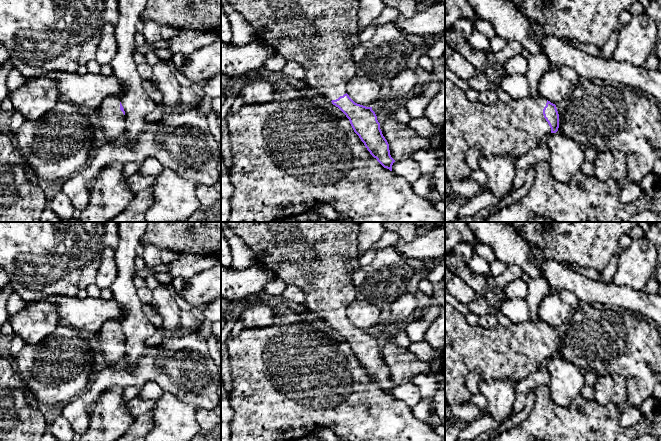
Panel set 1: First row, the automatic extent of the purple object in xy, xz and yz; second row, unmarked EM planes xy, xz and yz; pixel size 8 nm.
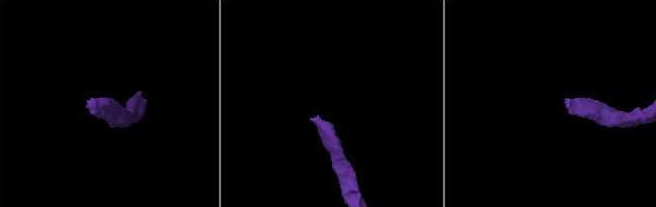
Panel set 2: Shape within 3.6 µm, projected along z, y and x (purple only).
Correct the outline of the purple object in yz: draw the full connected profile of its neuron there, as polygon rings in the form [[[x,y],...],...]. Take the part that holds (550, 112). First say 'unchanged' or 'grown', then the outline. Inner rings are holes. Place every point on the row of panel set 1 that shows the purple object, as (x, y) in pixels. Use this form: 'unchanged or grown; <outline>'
grown; [[[445,78],[445,181],[464,179],[472,173],[465,157],[474,146],[480,149],[482,156],[505,155],[518,158],[536,147],[546,135],[556,133],[558,128],[559,114],[556,105],[541,96],[511,99],[508,103],[498,99],[494,104],[486,105],[479,101],[471,102],[465,91]]]

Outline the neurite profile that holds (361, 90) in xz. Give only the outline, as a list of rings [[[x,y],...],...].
[[[355,75],[346,85],[346,92],[357,104],[373,107],[380,103],[381,85],[363,76]]]

